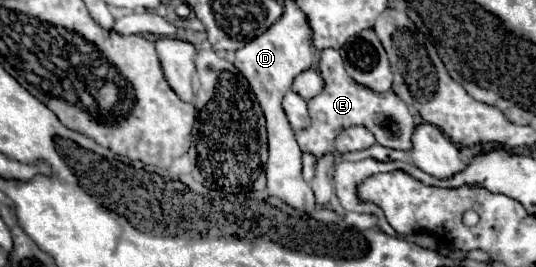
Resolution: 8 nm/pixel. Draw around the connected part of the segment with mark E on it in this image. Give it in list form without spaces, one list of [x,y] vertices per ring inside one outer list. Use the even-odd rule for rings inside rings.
[[[334,48],[322,50],[322,54],[320,54],[320,74],[324,78],[324,90],[308,102],[312,124],[310,124],[310,128],[296,132],[296,140],[298,140],[298,144],[304,152],[314,154],[316,158],[320,158],[326,152],[334,152],[334,148],[332,148],[334,136],[342,128],[348,128],[348,126],[354,126],[354,124],[366,126],[376,136],[376,142],[382,144],[382,146],[398,148],[398,150],[410,150],[412,148],[410,136],[412,136],[412,130],[416,126],[414,116],[408,110],[408,106],[392,90],[378,94],[378,92],[354,82],[346,74],[342,58],[340,58],[338,50],[334,50]]]

